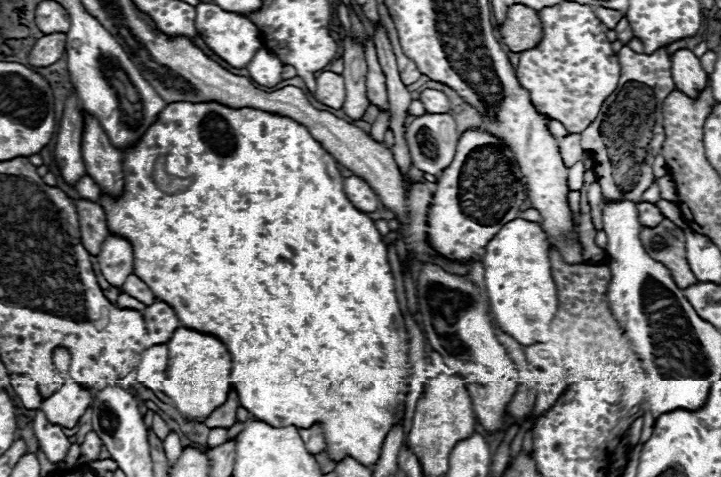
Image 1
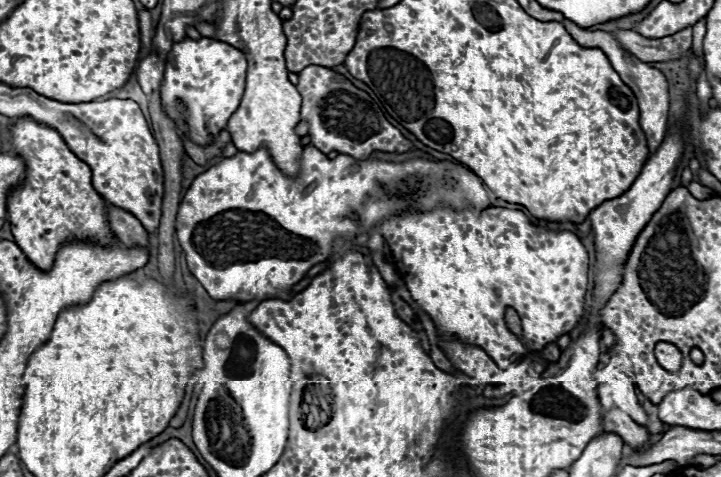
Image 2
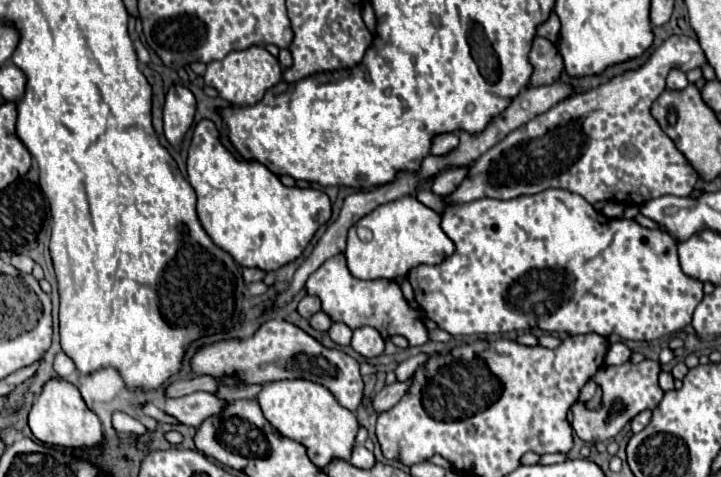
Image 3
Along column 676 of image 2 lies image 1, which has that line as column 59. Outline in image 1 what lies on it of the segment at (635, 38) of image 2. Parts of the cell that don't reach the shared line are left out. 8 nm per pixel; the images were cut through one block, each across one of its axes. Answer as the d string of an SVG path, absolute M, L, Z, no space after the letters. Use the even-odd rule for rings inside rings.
M64 32L48 34L34 44L34 48L28 54L28 62L32 66L50 66L62 58L64 50L66 50L66 34Z

